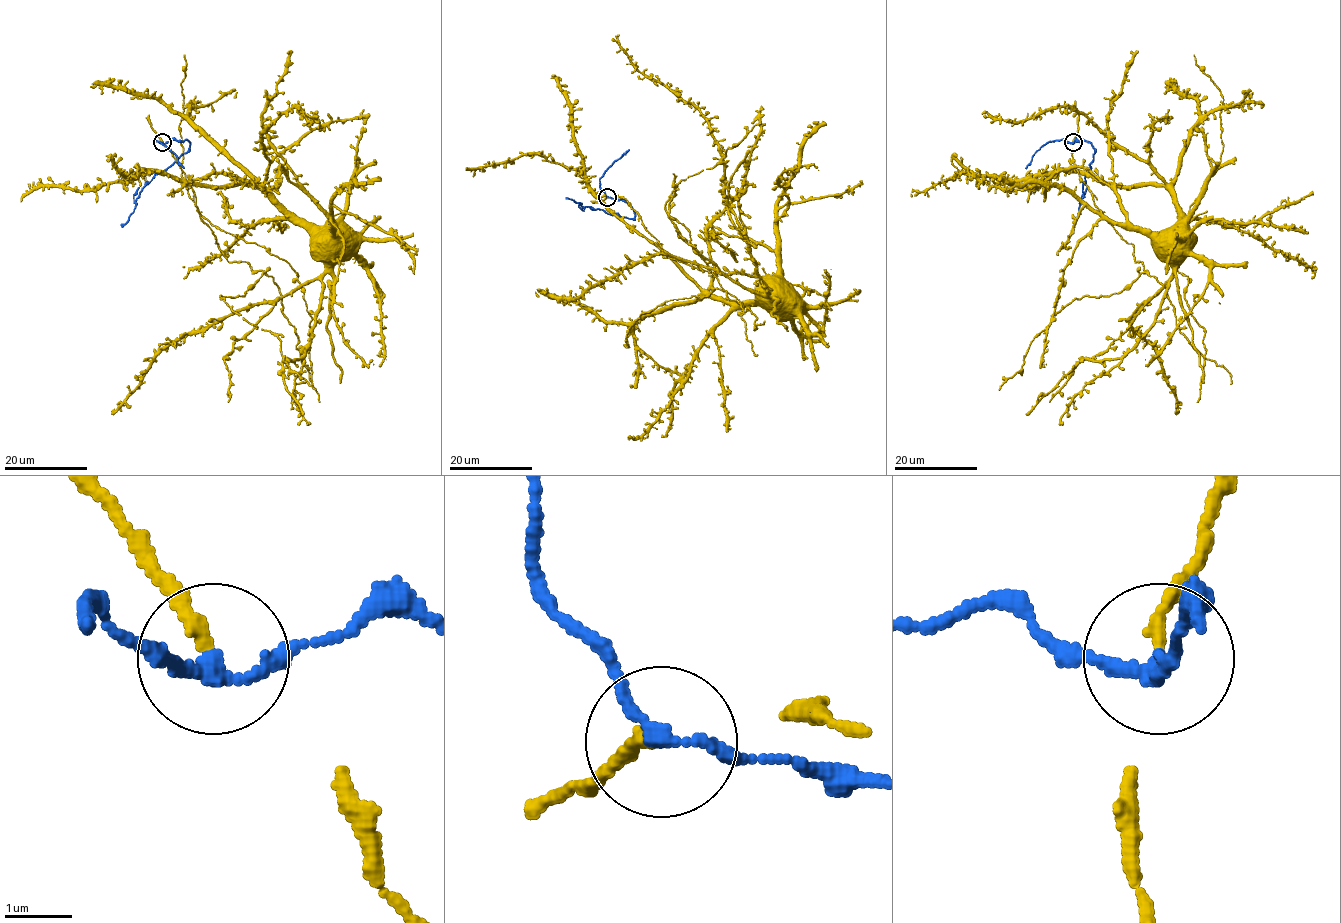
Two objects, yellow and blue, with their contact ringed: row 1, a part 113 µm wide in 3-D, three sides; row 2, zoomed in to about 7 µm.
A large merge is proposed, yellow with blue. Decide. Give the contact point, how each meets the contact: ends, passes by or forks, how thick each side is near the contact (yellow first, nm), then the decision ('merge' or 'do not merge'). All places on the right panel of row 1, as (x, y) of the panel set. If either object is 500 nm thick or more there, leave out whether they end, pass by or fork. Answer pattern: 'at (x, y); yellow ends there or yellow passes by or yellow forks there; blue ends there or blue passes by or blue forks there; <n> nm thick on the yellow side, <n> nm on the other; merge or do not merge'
at (1073, 142); yellow ends there; blue passes by; 200 nm thick on the yellow side, 200 nm on the other; do not merge

